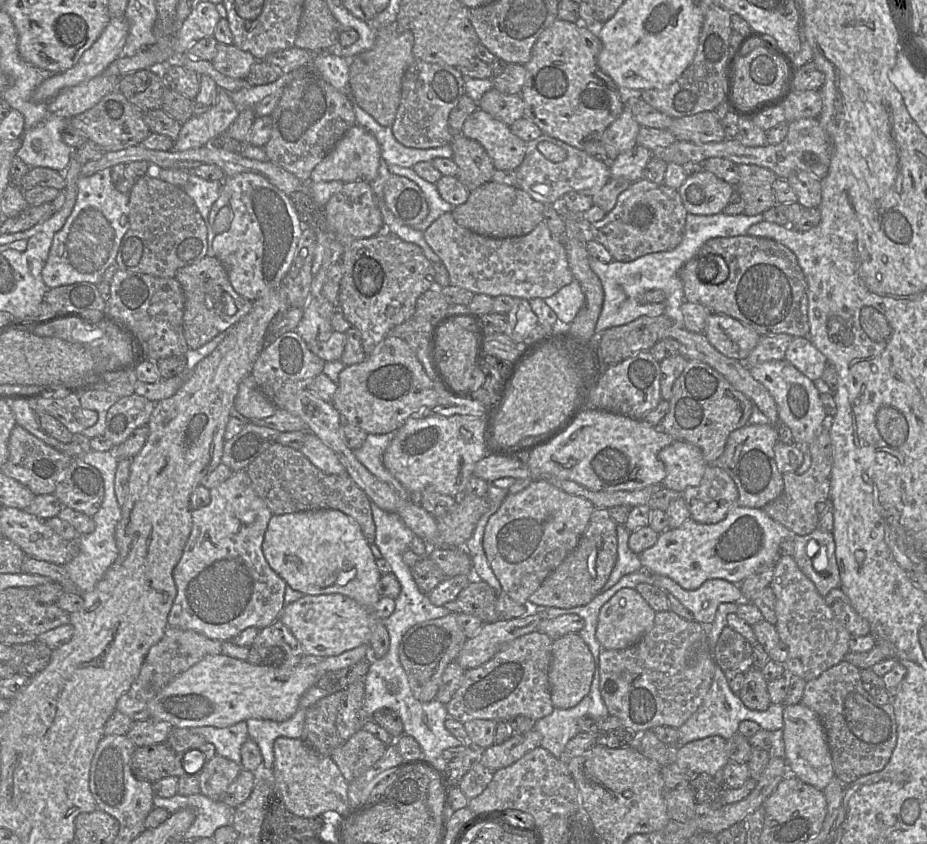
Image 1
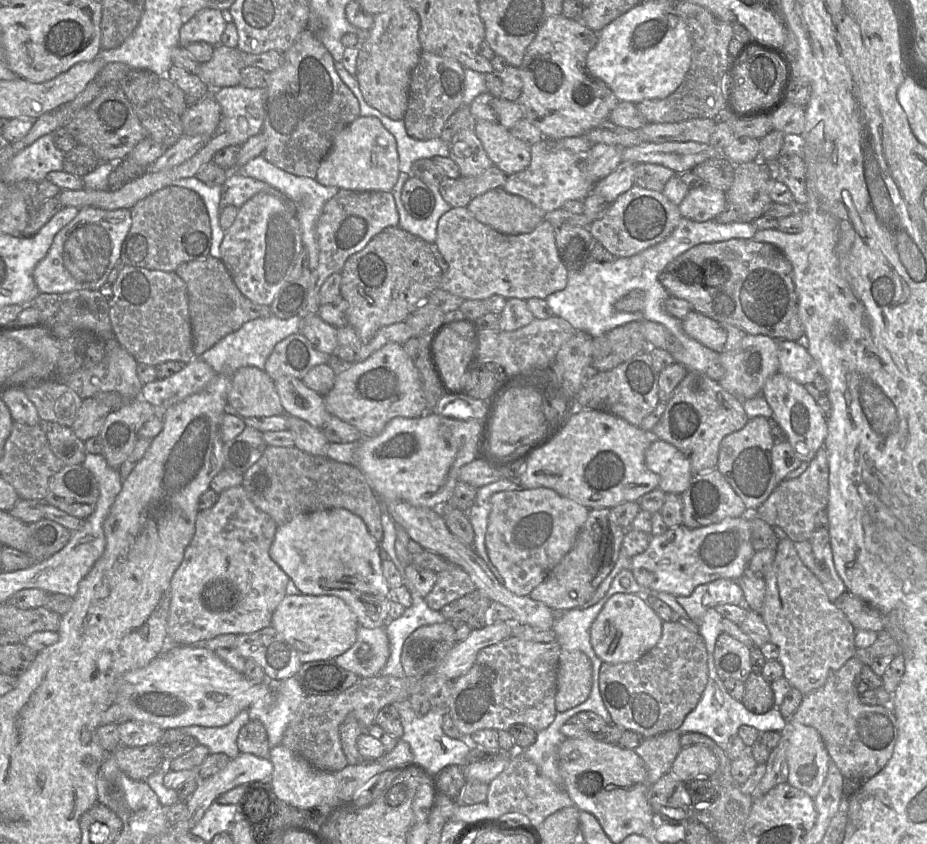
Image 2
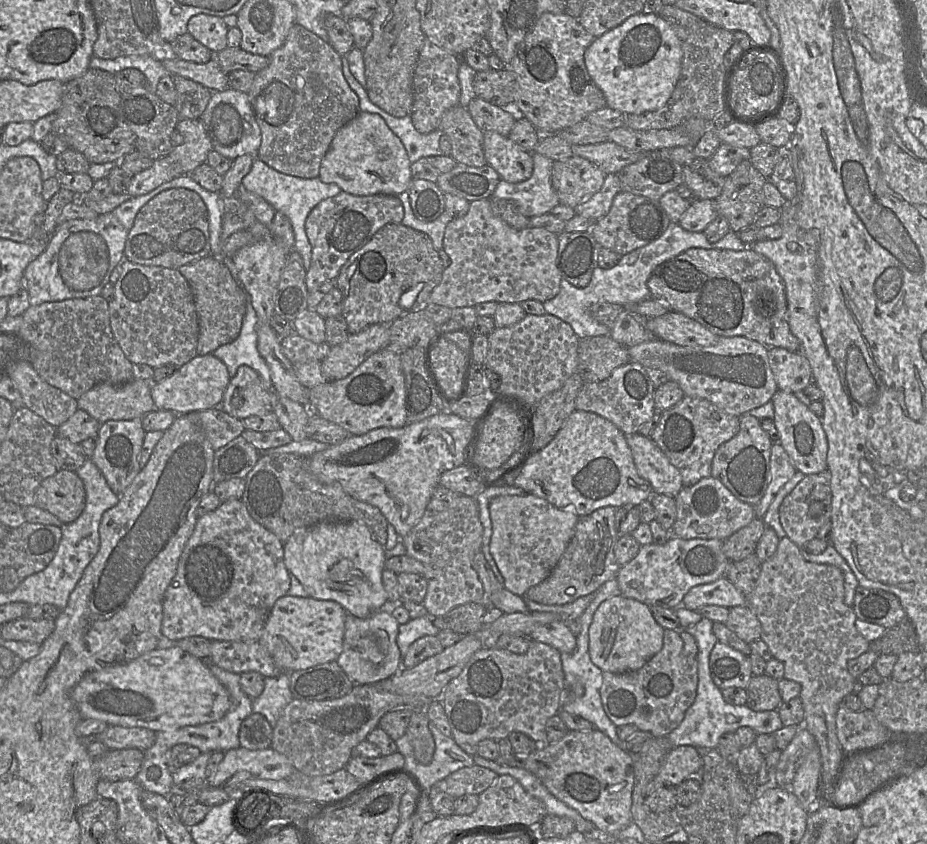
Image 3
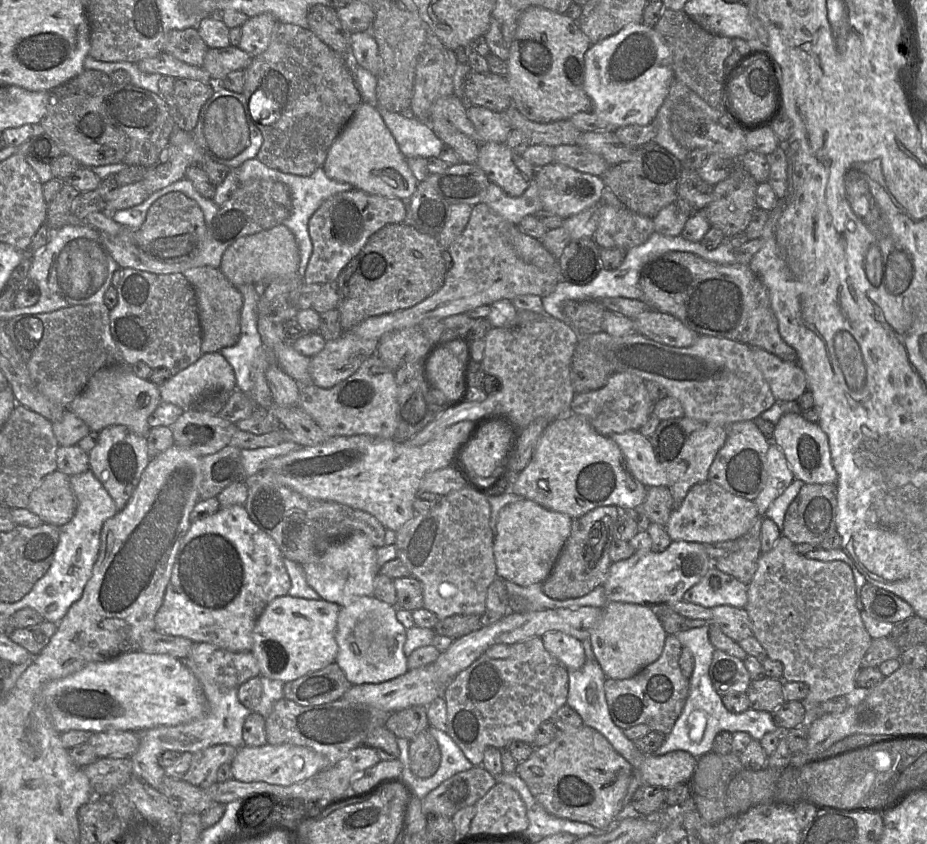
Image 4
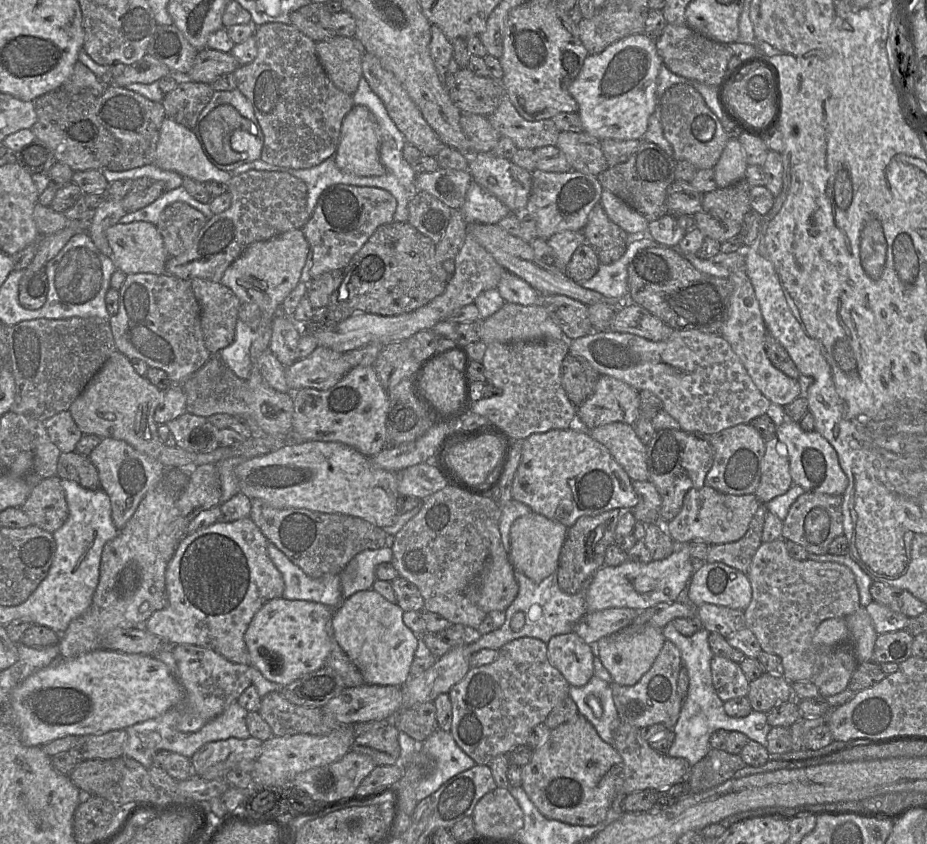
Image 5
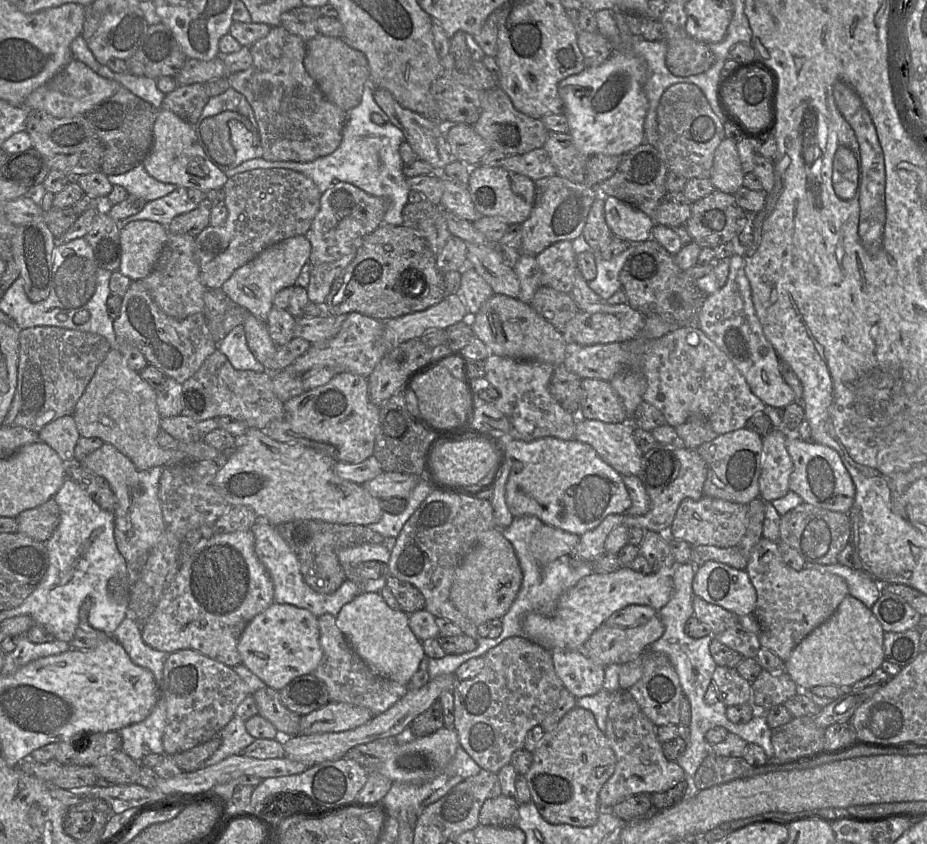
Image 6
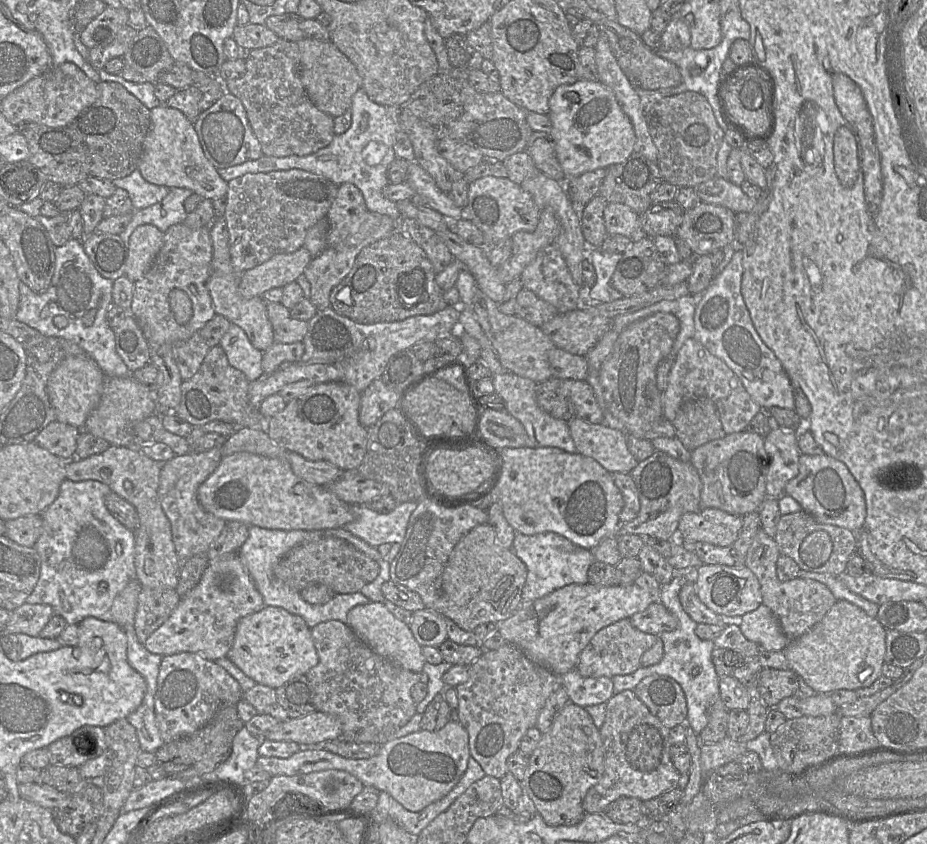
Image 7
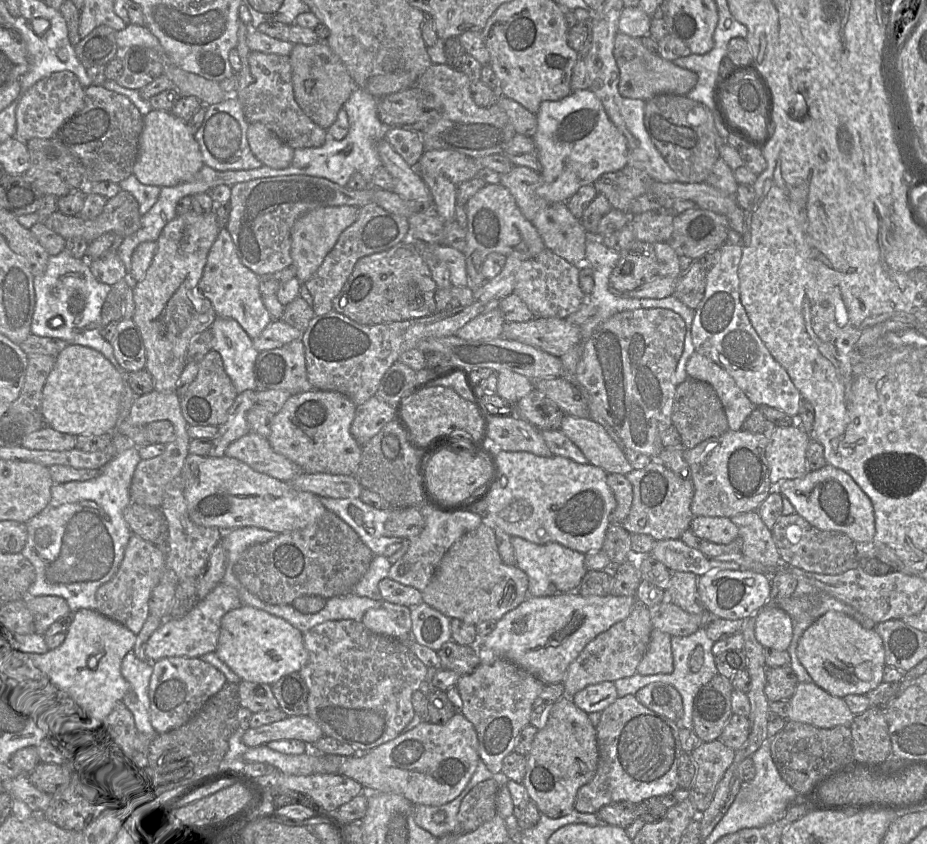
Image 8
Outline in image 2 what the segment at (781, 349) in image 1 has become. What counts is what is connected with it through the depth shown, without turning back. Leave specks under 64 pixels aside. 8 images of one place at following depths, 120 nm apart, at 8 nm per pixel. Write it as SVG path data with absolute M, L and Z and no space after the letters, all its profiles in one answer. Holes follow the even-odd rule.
M746 334L736 350L719 354L724 371L722 378L718 381L720 386L742 401L761 395L766 380L779 372L777 345L778 341L768 336Z

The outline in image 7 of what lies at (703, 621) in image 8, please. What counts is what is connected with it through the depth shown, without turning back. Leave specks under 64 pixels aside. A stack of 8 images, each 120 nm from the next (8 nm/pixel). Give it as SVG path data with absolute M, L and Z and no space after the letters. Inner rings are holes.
M658 600L644 611L633 614L629 620L638 630L657 636L663 632L671 632L678 627L678 619Z

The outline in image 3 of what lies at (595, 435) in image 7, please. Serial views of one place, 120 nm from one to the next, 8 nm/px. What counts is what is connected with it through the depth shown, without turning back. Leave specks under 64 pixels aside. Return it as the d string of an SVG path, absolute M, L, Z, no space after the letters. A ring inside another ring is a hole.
M639 433L625 436L636 470L651 484L653 494L676 497L684 487L679 470L648 436Z

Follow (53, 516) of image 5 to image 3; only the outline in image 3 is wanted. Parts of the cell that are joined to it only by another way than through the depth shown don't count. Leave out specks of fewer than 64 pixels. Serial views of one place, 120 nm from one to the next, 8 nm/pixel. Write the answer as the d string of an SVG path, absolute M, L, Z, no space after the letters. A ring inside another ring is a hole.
M58 470L44 479L35 493L34 505L50 512L63 524L74 522L85 504L85 487L75 471Z

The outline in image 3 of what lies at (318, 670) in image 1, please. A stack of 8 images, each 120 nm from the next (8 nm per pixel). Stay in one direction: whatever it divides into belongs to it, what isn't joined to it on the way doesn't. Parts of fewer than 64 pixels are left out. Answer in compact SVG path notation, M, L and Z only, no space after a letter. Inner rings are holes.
M390 607L378 610L367 618L347 614L343 651L336 662L354 685L377 683L390 678L397 672L400 664L400 650L397 645L399 625L390 613ZM163 645L127 663L91 671L73 688L71 697L82 719L100 720L109 726L146 728L156 733L217 721L231 705L227 689L211 672L209 664L177 645Z

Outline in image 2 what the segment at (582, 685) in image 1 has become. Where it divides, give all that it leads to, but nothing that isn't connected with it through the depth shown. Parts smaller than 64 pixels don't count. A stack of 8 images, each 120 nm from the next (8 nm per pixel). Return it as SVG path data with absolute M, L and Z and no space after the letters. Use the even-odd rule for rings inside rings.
M561 649L557 670L556 711L565 712L586 701L592 682L592 664L588 656L579 650Z

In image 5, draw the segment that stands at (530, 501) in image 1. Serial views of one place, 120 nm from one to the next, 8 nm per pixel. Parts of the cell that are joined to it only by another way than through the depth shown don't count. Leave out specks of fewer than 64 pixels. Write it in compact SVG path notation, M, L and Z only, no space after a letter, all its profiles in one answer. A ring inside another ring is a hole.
M531 512L517 518L510 528L510 548L508 558L513 569L526 575L534 583L540 583L543 579L557 571L559 555L565 542L568 528L560 522Z

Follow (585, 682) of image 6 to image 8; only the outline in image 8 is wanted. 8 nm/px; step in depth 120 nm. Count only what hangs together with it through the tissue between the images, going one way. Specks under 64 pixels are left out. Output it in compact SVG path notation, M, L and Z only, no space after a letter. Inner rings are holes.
M612 681L588 685L571 697L575 705L586 713L602 712L617 698L618 693Z

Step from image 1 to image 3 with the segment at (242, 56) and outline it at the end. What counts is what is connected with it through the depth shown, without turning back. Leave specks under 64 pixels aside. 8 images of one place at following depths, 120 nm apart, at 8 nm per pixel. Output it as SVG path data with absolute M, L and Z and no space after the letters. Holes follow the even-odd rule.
M179 58L162 62L170 75L177 75L195 81L212 93L228 89L228 75L224 73L216 59L211 58L208 62L199 64Z

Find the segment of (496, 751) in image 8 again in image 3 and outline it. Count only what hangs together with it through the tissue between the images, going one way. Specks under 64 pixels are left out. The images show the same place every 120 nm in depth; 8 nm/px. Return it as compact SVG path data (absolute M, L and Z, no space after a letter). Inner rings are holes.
M532 640L527 652L523 654L515 654L504 649L494 647L482 647L470 658L461 673L450 681L441 695L441 701L444 705L446 715L452 730L452 738L455 742L469 755L474 756L478 751L478 744L484 739L493 739L499 741L503 738L508 738L512 732L522 732L533 739L537 744L547 744L546 737L546 722L549 718L558 714L564 704L564 688L565 688L565 675L562 668L561 653L539 641Z

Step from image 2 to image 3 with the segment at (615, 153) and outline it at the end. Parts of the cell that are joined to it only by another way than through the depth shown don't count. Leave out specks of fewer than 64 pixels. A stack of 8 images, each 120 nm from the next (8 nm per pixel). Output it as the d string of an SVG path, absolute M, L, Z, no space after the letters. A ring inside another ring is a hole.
M578 156L555 161L551 173L560 204L573 209L597 193L605 178L606 174L596 164Z

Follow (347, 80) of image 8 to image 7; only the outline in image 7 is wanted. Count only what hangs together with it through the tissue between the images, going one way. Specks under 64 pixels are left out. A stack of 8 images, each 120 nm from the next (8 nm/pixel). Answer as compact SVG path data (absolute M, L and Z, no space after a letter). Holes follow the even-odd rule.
M305 37L297 44L301 81L311 102L333 118L350 110L352 97L362 87L362 79L354 64L330 40Z

